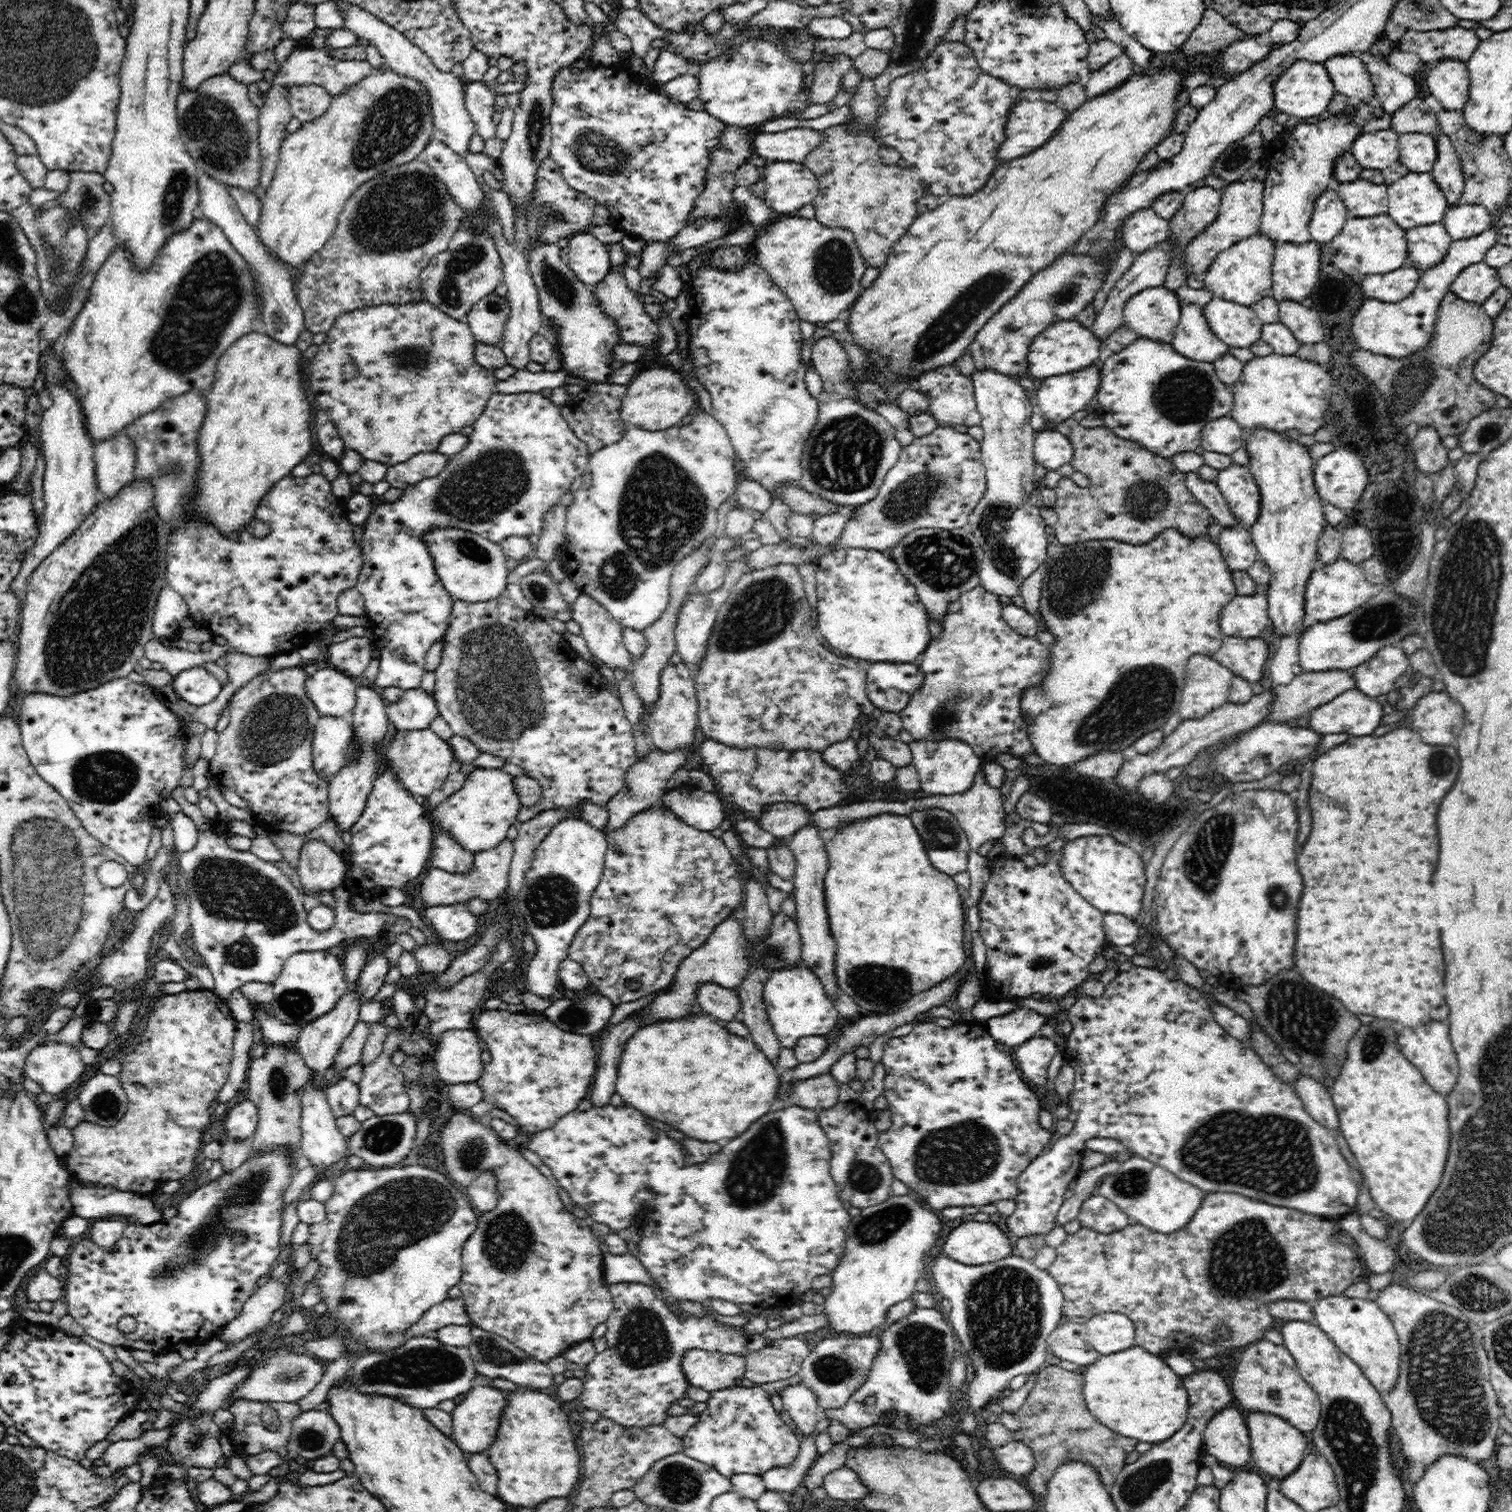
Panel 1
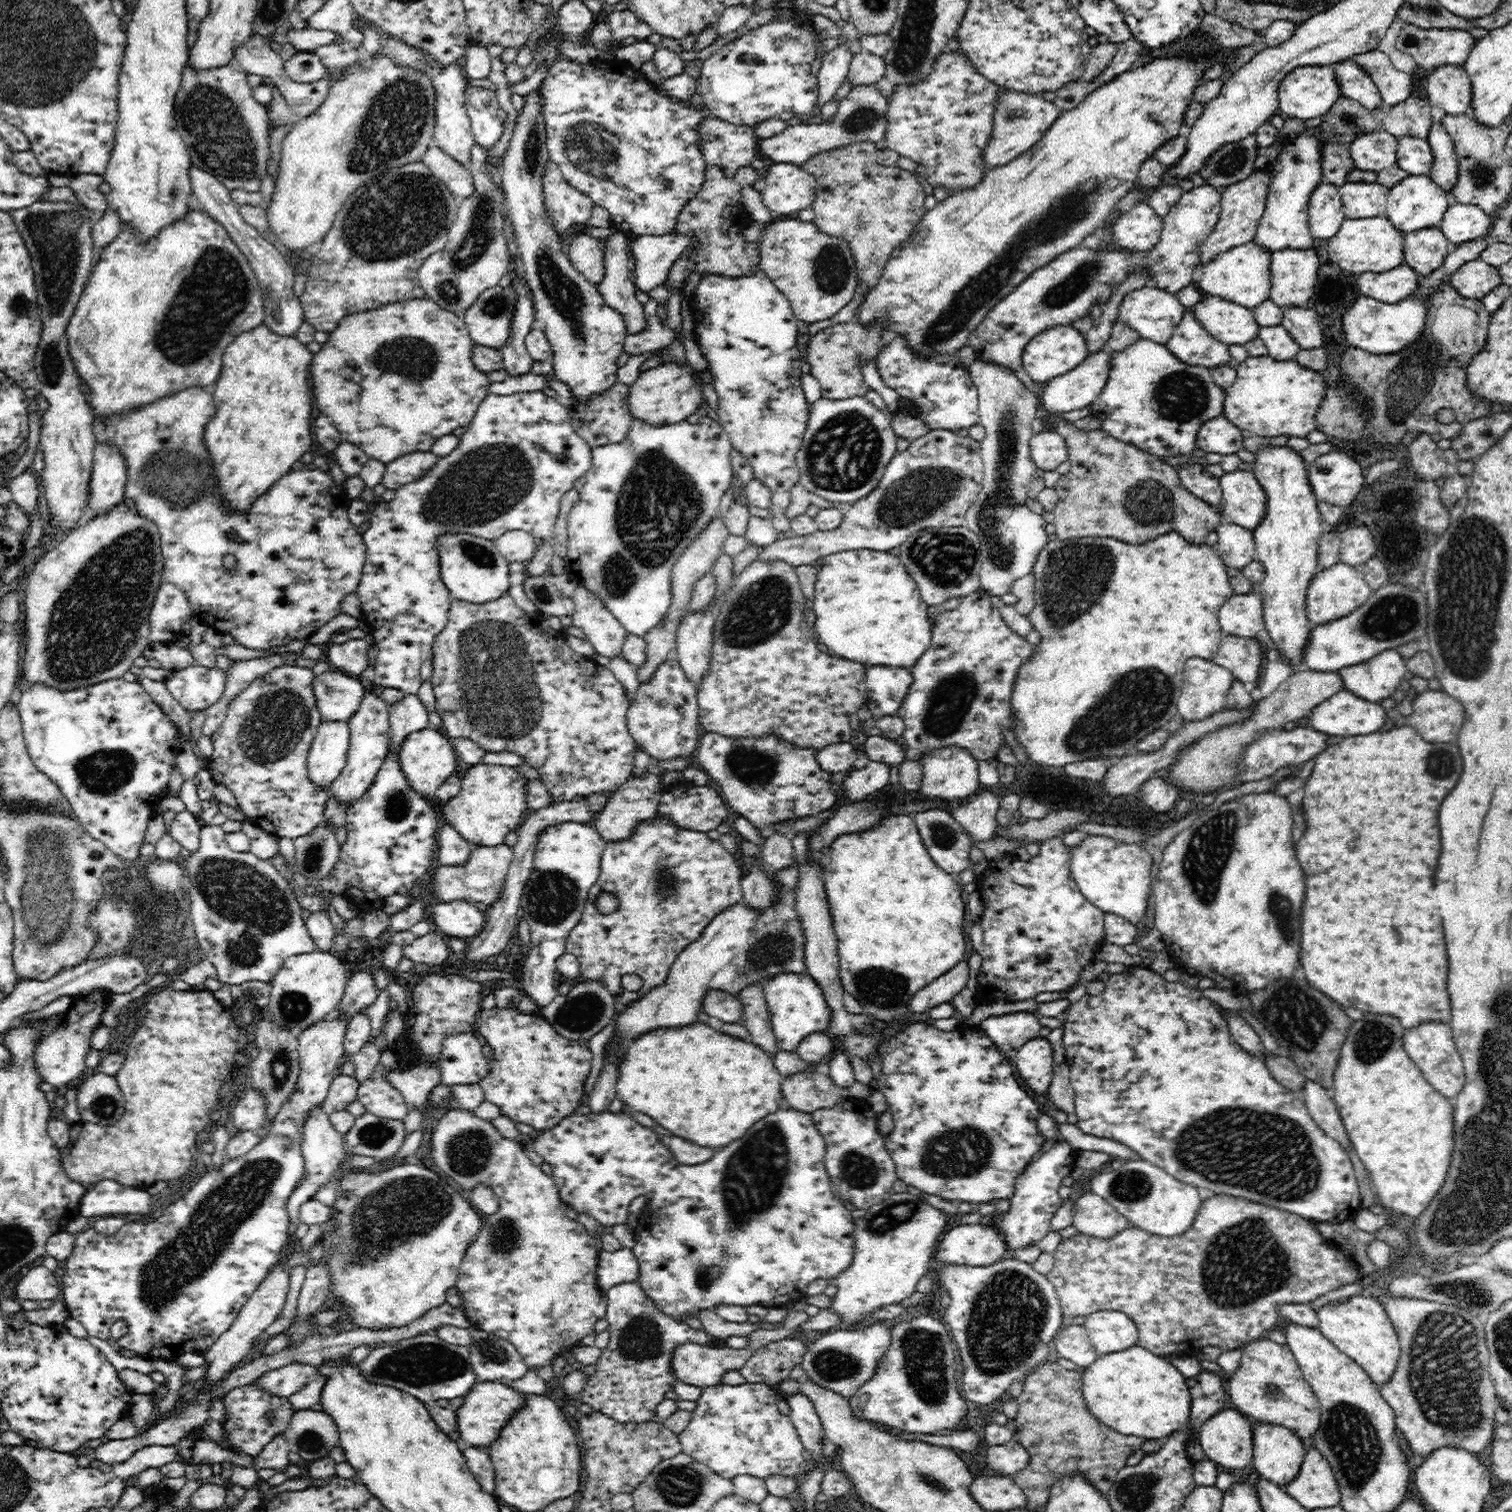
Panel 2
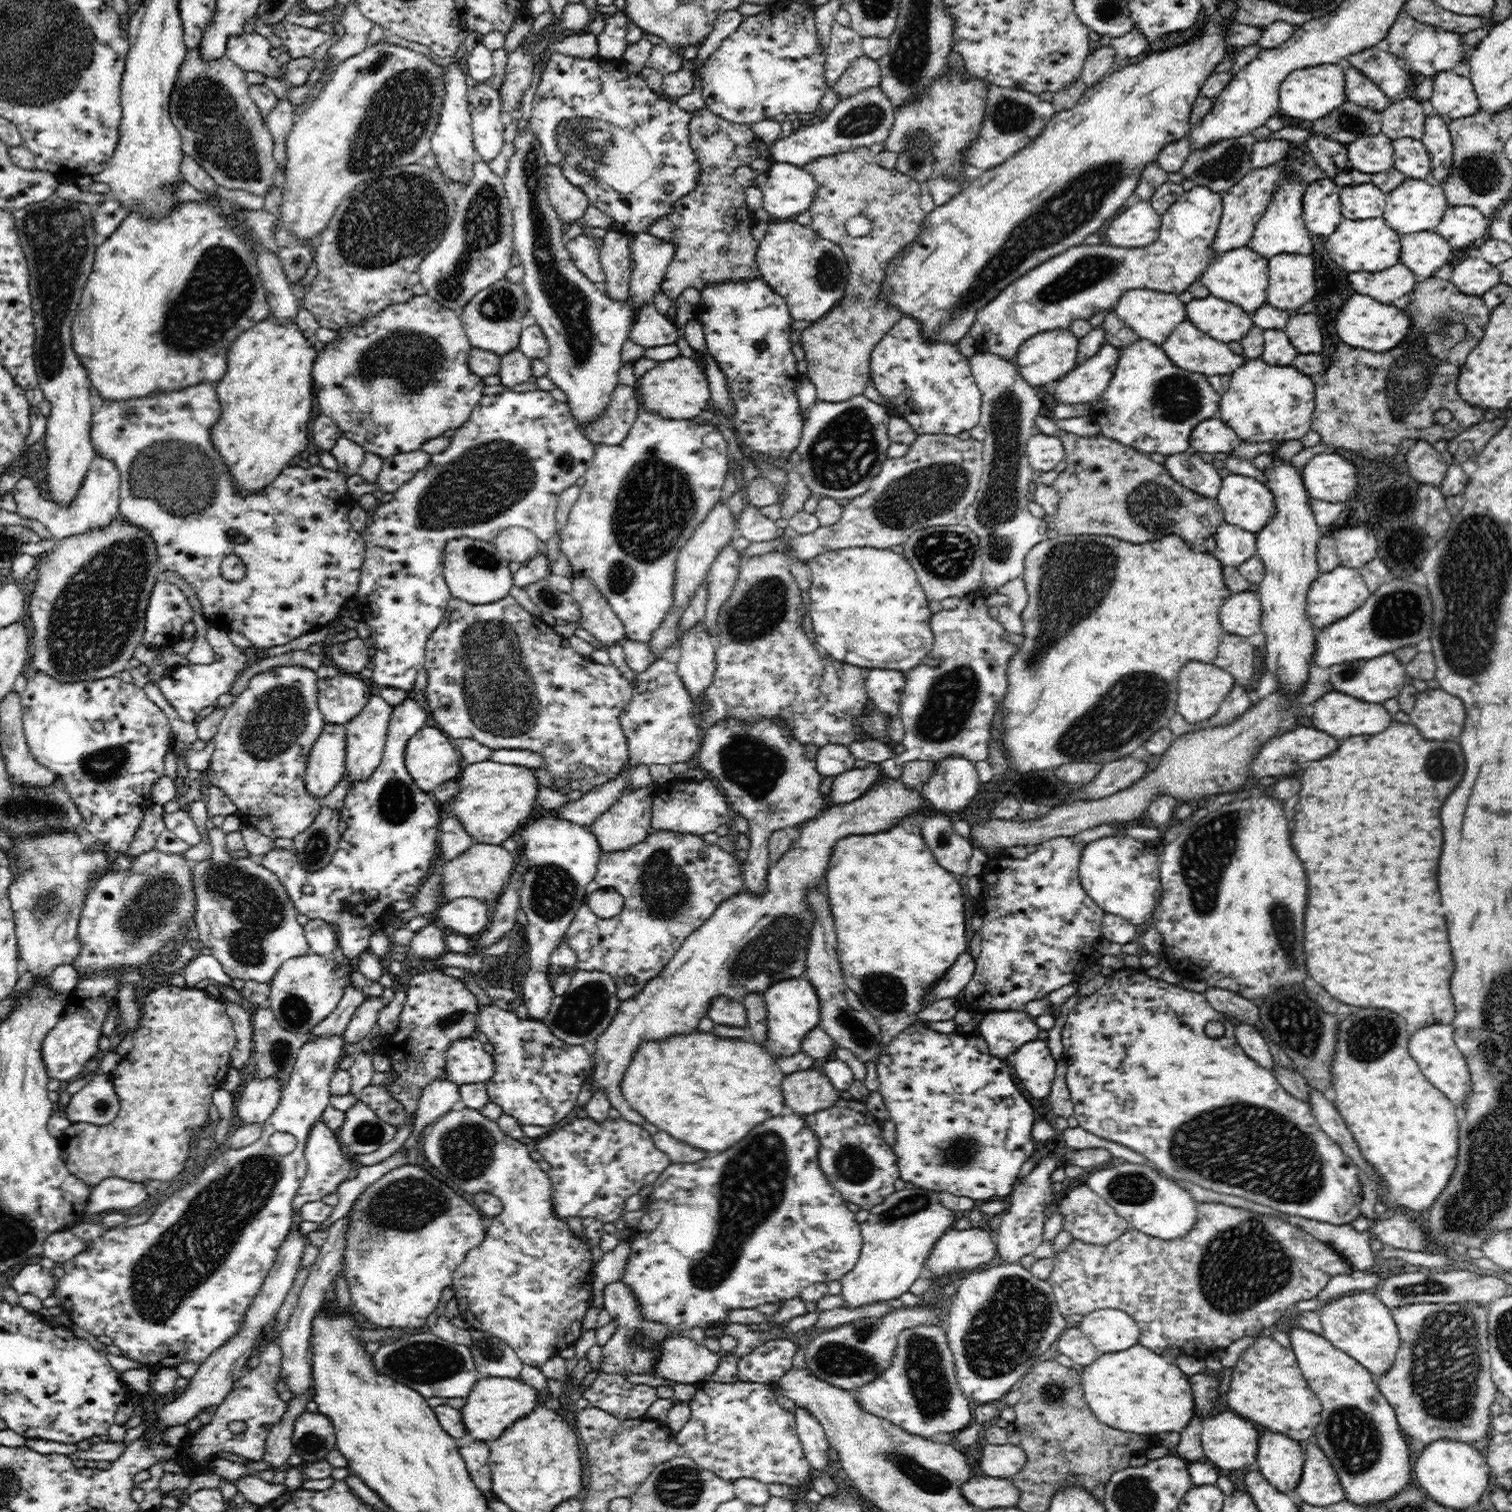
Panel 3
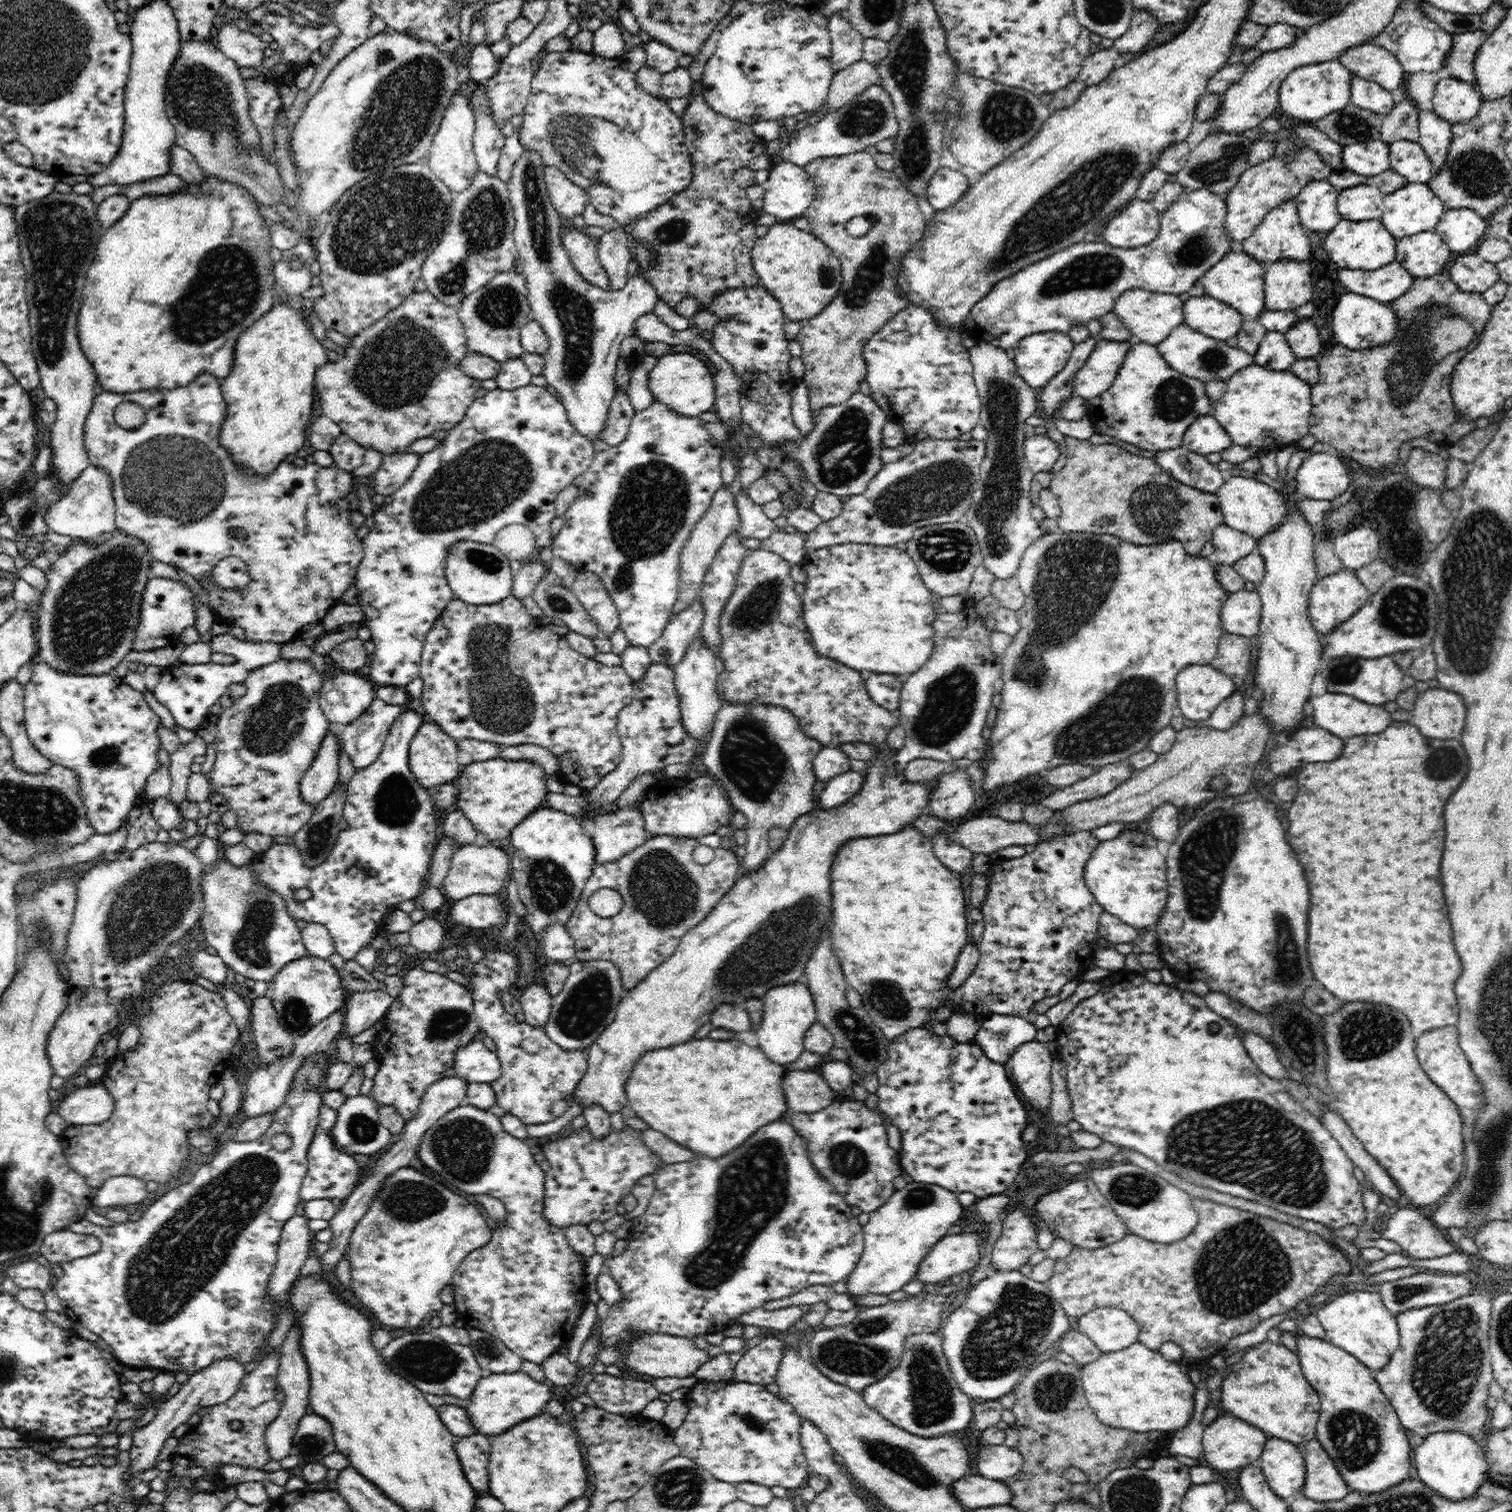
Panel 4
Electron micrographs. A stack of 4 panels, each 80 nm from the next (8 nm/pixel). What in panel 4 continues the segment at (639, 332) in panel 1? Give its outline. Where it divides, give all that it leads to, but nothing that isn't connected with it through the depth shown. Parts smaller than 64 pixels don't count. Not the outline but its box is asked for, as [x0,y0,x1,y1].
[597,228,633,290]

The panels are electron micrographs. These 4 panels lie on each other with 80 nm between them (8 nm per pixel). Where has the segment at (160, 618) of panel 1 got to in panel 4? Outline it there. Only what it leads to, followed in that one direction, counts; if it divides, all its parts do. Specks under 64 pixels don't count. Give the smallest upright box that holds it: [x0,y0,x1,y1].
[132,576,196,652]

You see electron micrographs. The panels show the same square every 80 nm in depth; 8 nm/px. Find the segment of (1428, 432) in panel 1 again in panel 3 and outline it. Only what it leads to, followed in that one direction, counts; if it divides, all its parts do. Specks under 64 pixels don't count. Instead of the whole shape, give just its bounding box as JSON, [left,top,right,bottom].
[1406,439,1448,486]

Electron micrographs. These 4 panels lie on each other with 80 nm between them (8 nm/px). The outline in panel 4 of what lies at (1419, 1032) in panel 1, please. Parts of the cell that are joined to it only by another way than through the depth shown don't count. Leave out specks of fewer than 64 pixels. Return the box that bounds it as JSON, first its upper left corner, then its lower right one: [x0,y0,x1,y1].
[1415,1028,1484,1126]

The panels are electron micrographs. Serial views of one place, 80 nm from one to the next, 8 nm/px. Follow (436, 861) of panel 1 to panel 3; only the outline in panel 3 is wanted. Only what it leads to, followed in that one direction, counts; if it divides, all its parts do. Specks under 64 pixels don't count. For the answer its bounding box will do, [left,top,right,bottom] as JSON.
[438,816,477,860]

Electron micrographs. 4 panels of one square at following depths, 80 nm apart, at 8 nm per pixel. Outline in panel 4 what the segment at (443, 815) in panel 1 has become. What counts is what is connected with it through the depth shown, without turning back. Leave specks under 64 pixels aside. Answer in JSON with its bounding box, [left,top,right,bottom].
[458,757,548,840]

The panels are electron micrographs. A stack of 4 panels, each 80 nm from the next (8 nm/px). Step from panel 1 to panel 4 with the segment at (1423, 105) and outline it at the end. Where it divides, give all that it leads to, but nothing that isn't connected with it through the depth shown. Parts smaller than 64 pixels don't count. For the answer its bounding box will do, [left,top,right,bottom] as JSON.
[1381,98,1419,144]

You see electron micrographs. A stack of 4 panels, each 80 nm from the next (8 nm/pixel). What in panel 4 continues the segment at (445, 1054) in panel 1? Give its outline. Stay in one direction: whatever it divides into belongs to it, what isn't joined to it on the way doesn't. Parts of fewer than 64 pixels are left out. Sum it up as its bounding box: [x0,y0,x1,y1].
[453,1039,501,1083]

